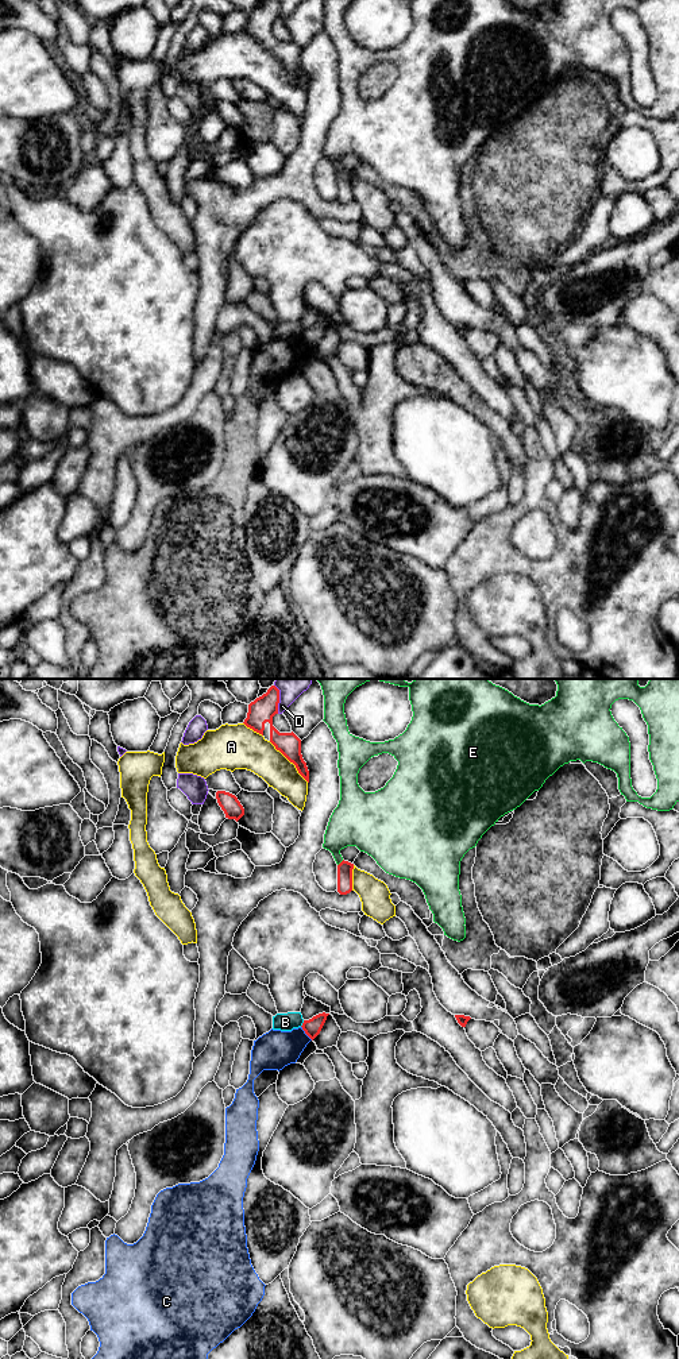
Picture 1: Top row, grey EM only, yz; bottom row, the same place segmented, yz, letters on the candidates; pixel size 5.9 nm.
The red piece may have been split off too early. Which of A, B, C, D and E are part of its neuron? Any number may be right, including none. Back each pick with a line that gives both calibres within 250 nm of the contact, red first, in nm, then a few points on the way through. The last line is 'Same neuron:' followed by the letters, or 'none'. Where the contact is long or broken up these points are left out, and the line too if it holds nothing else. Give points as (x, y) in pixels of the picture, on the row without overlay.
Same neuron: none

